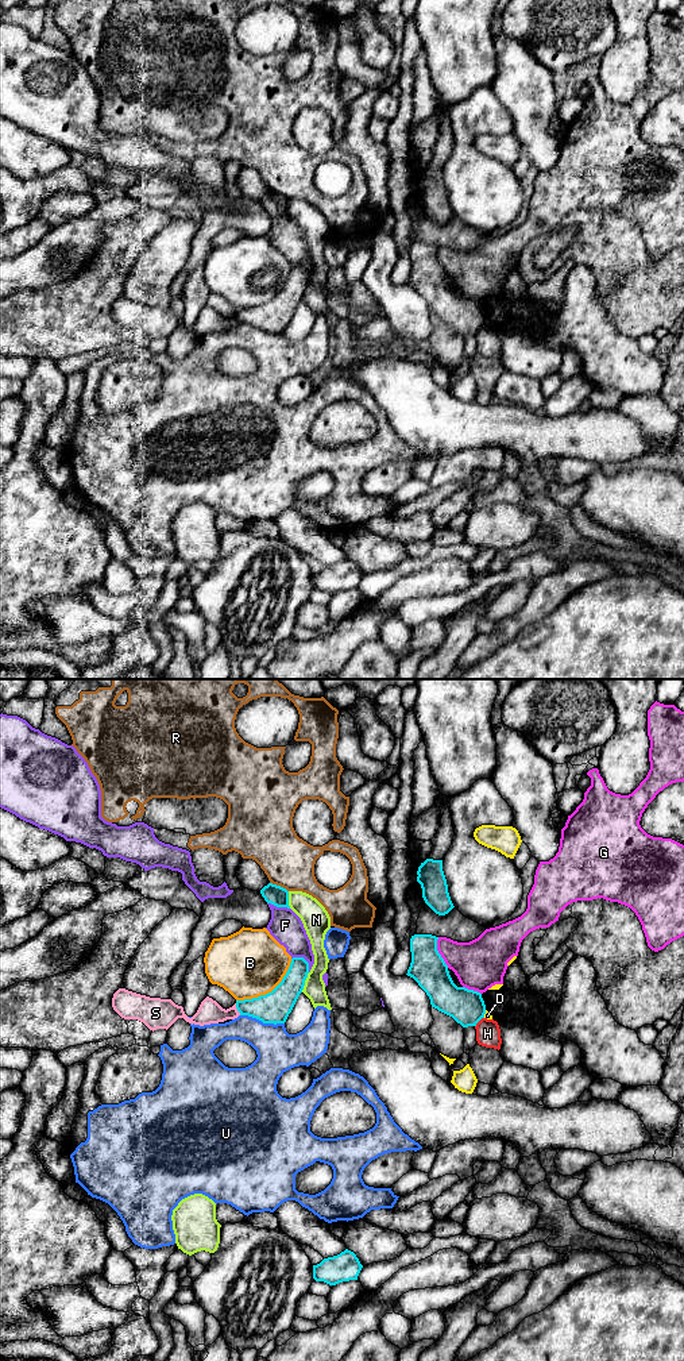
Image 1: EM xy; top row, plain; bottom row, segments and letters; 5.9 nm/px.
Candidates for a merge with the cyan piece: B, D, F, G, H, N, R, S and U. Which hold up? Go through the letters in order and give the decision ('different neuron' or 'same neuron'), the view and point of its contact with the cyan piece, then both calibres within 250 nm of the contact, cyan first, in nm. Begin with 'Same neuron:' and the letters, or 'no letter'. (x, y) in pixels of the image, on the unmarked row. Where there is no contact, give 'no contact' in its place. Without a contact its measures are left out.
Same neuron: no letter
B: different neuron; contact xy (269, 301); calibres 190 and 400 nm
D: different neuron; contact xy (485, 322); calibres 220 and 40 nm
F: different neuron; contact xy (304, 268); calibres 150 and 190 nm
G: different neuron; contact xy (437, 261); calibres 220 and 280 nm
H: different neuron; contact xy (478, 330); calibres 220 and 140 nm
N: different neuron; contact xy (304, 290); calibres 190 and 130 nm
R: different neuron; contact xy (279, 195); calibres 120 and 300 nm
S: different neuron; contact xy (236, 316); calibres 190 and 140 nm
U: different neuron; contact xy (262, 330); calibres 190 and 240 nm

